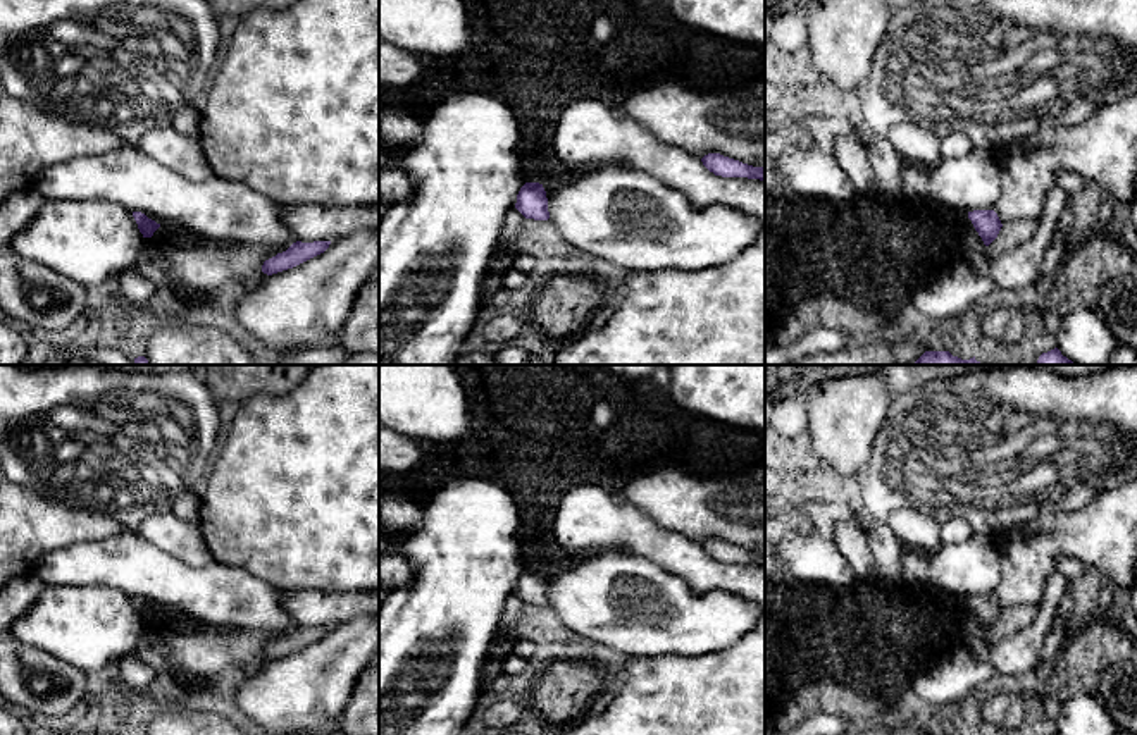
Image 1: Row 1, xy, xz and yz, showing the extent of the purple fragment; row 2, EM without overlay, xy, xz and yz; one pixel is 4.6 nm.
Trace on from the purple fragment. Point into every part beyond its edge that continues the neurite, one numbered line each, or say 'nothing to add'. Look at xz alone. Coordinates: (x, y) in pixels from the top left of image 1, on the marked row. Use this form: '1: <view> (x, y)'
nothing to add

